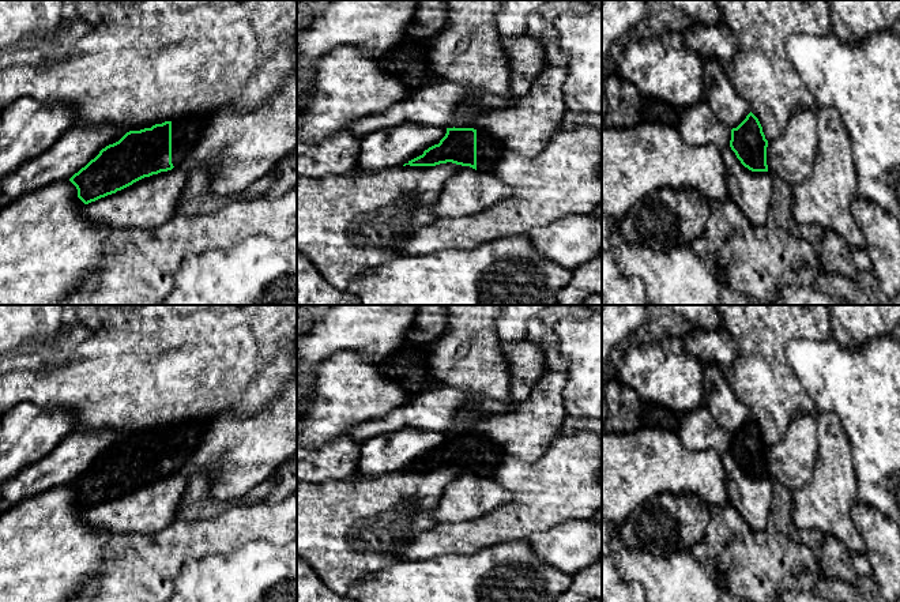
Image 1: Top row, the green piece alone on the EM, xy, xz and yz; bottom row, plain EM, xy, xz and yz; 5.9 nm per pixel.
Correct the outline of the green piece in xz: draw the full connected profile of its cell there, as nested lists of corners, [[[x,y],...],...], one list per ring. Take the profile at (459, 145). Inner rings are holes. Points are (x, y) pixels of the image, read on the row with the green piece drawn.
[[[447,128],[447,133],[445,136],[440,140],[438,144],[434,144],[432,147],[429,147],[428,150],[423,151],[422,155],[408,161],[406,165],[410,166],[436,166],[440,163],[447,163],[447,162],[452,162],[456,165],[462,165],[462,166],[470,166],[478,172],[493,172],[493,166],[500,161],[501,155],[505,153],[505,147],[493,136],[474,129],[474,128]]]

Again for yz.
[[[750,112],[746,118],[731,129],[730,147],[741,163],[752,172],[768,172],[768,140],[758,118]]]

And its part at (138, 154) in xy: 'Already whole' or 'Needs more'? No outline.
Needs more

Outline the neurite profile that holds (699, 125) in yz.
[[[704,98],[679,110],[677,128],[689,146],[713,144],[718,148],[730,146],[731,129],[713,113]]]

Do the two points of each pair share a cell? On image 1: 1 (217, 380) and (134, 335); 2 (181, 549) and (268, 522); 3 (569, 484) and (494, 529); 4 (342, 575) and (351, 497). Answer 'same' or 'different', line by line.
1: same
2: same
3: same
4: same

